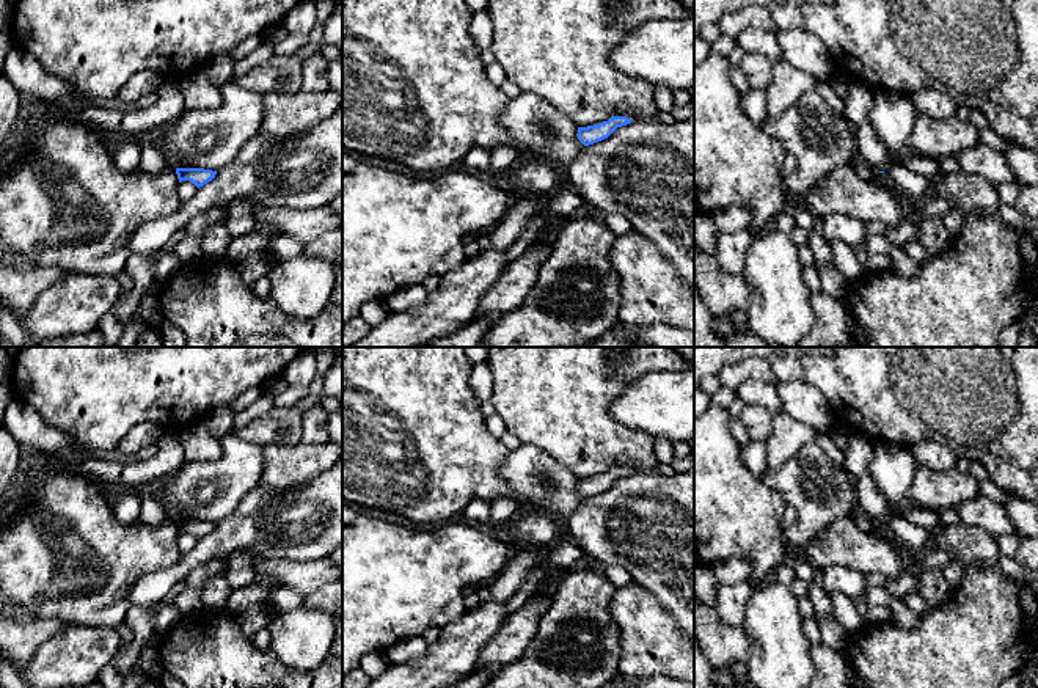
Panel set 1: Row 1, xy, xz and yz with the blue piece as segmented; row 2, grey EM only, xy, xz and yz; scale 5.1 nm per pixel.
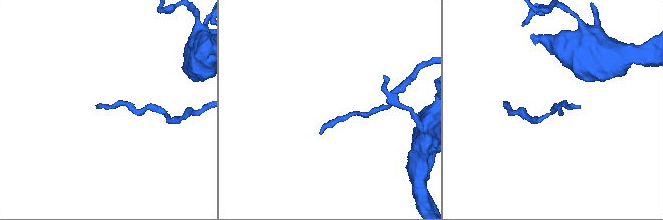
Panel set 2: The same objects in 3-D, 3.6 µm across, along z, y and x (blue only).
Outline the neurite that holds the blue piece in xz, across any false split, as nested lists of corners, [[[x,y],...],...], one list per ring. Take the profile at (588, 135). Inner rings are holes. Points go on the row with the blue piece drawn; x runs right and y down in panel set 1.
[[[612,116],[600,124],[578,127],[578,140],[584,145],[594,145],[608,138],[617,127],[627,126],[631,121],[627,116]]]

